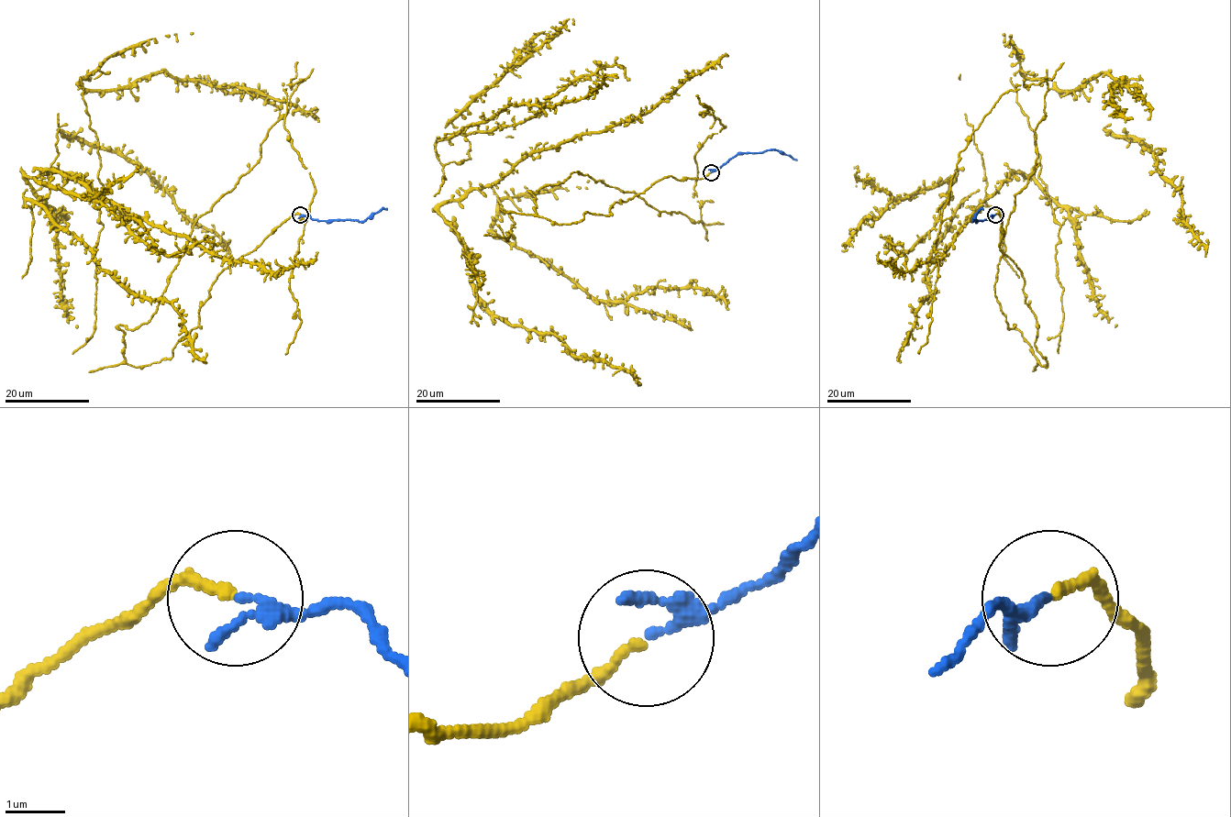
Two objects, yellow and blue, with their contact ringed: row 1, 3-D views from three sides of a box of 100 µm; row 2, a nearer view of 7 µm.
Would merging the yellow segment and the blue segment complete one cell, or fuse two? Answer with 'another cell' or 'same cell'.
same cell

